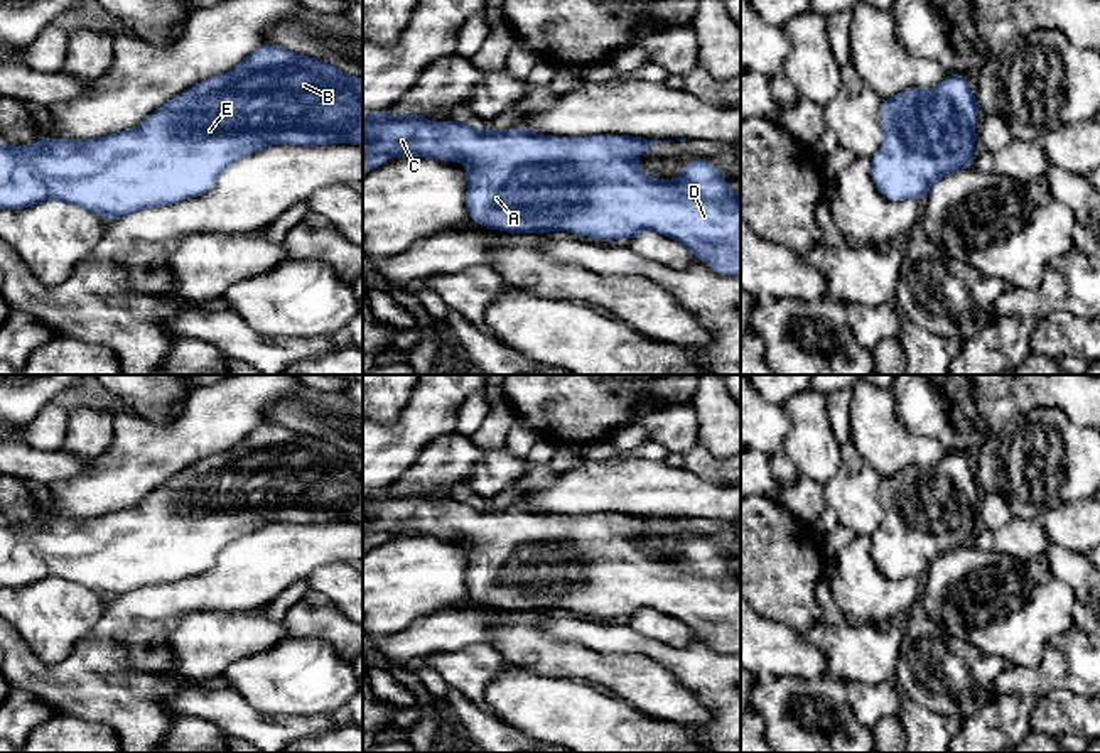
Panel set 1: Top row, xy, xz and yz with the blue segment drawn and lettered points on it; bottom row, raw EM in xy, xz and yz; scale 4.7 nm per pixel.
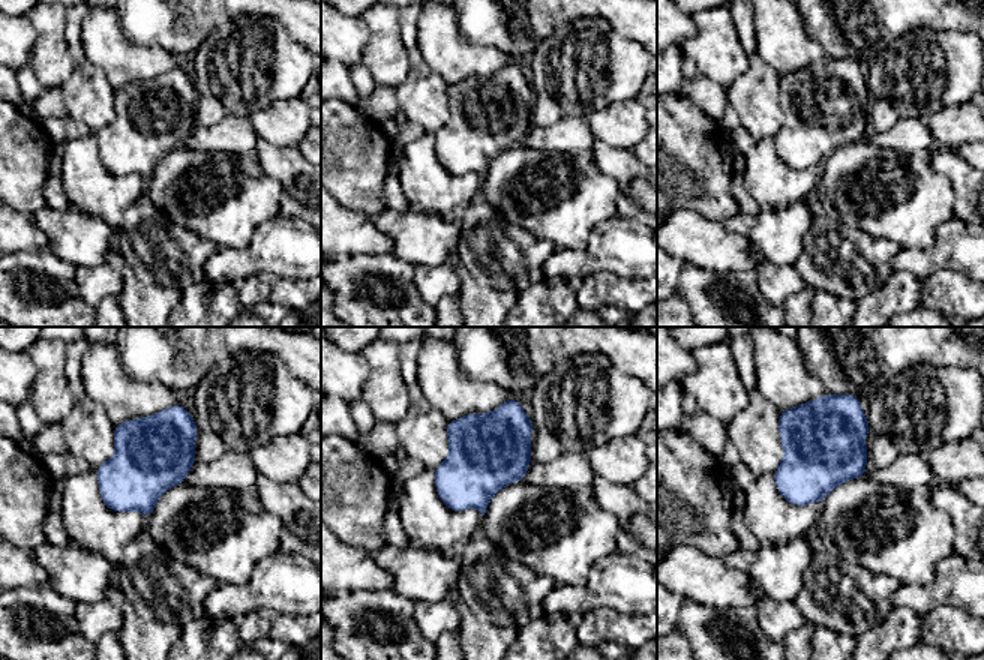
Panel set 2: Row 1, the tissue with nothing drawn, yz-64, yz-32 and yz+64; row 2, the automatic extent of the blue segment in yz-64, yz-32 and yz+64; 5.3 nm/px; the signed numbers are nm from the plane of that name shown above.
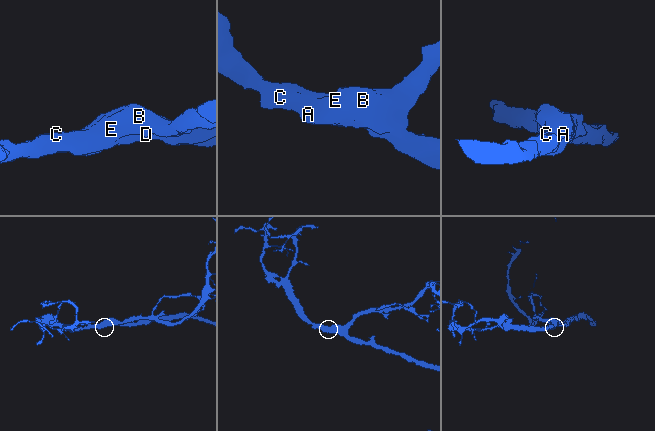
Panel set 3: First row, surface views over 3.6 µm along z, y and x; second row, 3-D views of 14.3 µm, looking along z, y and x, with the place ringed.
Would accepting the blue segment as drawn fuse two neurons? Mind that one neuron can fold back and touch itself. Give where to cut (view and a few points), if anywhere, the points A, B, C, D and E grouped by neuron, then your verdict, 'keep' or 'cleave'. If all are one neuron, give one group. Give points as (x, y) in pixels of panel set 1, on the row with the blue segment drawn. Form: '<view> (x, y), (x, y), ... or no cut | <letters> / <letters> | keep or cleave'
no cut | A B C D E | keep

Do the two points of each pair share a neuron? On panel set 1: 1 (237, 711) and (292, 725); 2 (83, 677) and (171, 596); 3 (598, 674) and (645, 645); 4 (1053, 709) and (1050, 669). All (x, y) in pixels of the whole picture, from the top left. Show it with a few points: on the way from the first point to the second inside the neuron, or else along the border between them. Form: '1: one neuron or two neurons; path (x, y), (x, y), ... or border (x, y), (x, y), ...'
1: one neuron; path (250, 725), (279, 725)
2: two neurons; border (95, 632), (115, 639)
3: two neurons; border (591, 647), (601, 652), (648, 655), (667, 669)
4: two neurons; border (1082, 694), (1050, 689), (1038, 699)

